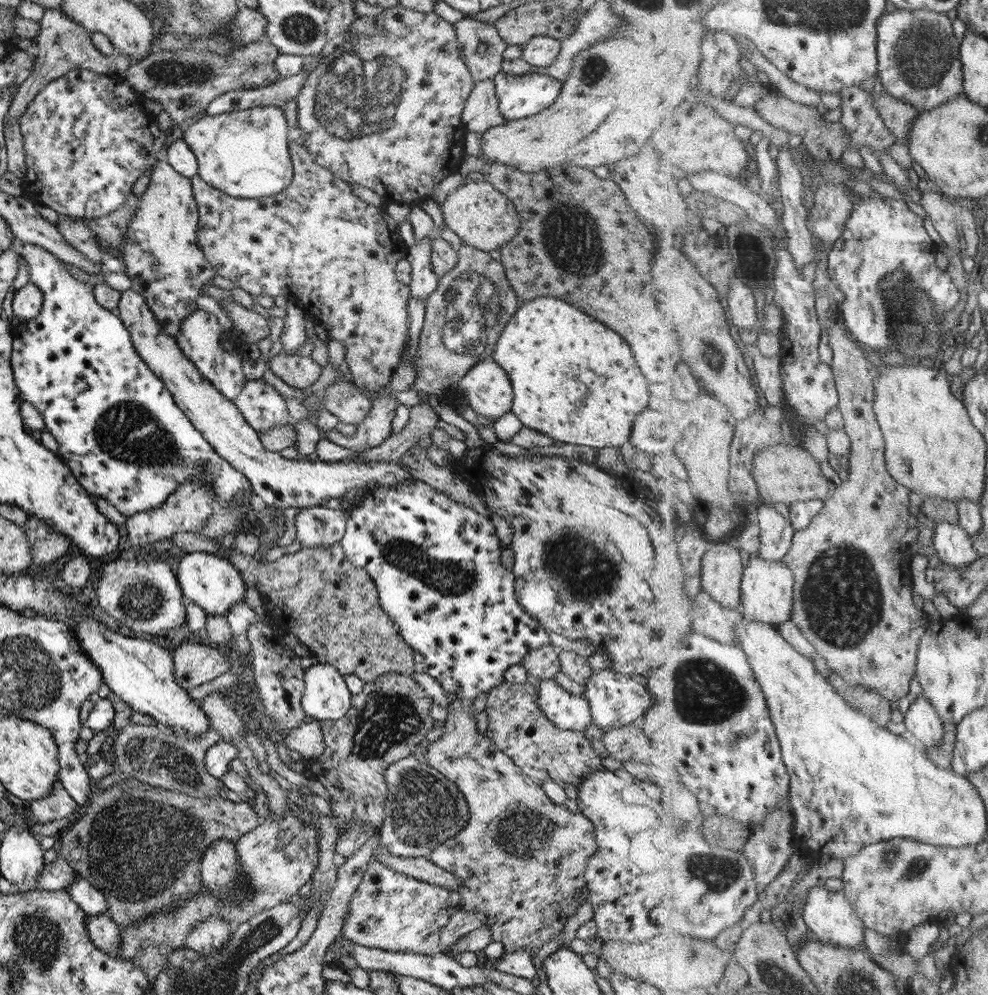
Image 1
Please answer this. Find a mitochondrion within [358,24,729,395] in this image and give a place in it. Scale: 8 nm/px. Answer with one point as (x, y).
(471, 311)

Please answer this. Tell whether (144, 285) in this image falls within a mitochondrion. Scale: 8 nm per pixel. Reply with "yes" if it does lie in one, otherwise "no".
no

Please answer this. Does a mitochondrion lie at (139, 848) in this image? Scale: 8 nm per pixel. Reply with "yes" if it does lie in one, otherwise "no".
yes

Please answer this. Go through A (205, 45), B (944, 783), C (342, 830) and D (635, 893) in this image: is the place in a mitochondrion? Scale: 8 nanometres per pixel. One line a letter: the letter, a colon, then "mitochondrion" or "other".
A: mitochondrion
B: other
C: other
D: other

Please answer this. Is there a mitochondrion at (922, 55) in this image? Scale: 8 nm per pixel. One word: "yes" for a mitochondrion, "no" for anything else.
yes

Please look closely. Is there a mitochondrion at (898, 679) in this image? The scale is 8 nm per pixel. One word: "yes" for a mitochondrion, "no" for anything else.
no

